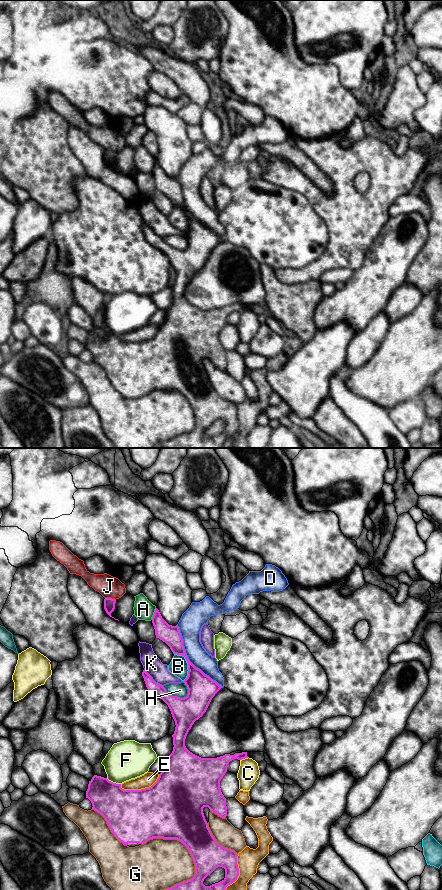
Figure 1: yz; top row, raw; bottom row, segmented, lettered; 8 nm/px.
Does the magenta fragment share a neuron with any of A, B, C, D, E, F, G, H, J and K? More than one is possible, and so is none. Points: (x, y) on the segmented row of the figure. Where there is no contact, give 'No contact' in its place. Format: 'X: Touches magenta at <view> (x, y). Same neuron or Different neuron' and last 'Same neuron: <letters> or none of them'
A: Touches magenta at yz (154, 614). Different neuron
B: Touches magenta at yz (188, 664). Different neuron
C: Touches magenta at yz (244, 758). Different neuron
D: Touches magenta at yz (188, 659). Different neuron
E: Touches magenta at yz (141, 789). Different neuron
F: Touches magenta at yz (112, 782). Different neuron
G: Touches magenta at yz (178, 839). Different neuron
H: Touches magenta at yz (175, 696). Different neuron
J: Touches magenta at yz (110, 598). Different neuron
K: Touches magenta at yz (152, 679). Different neuron
Same neuron: none of them

